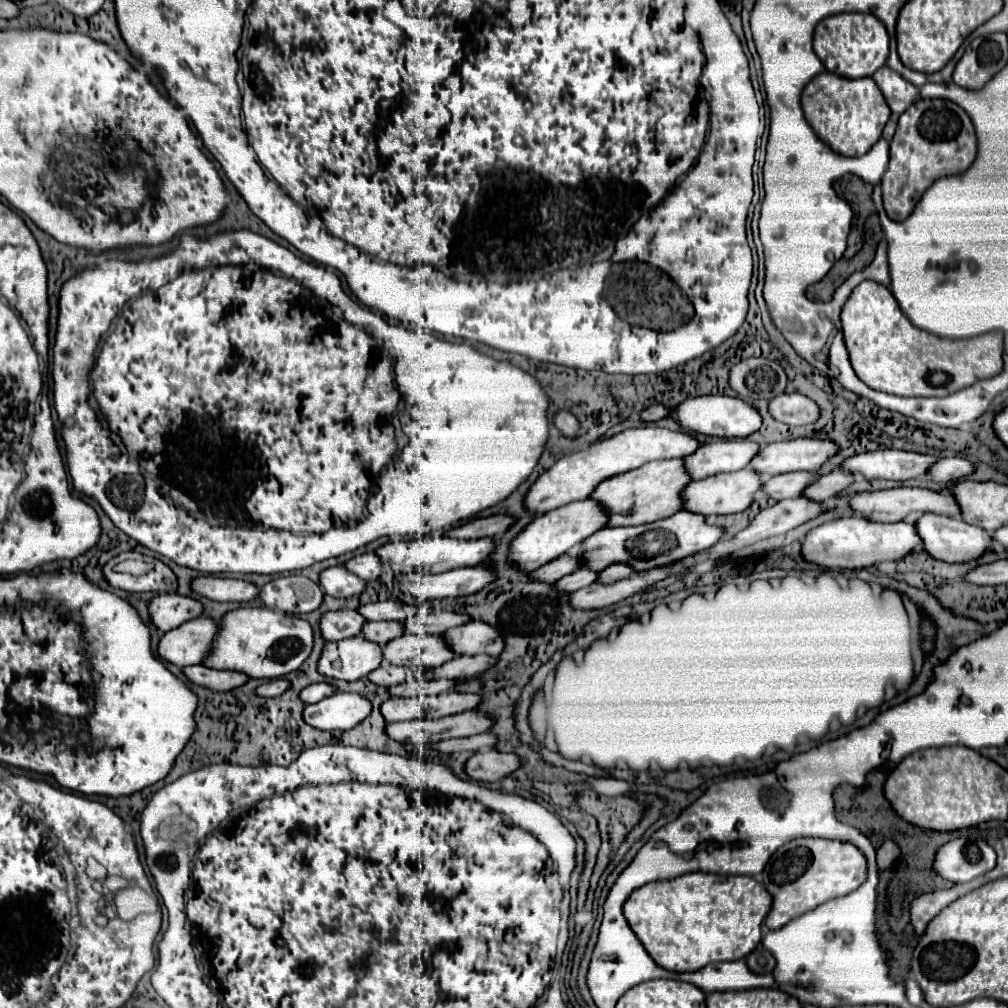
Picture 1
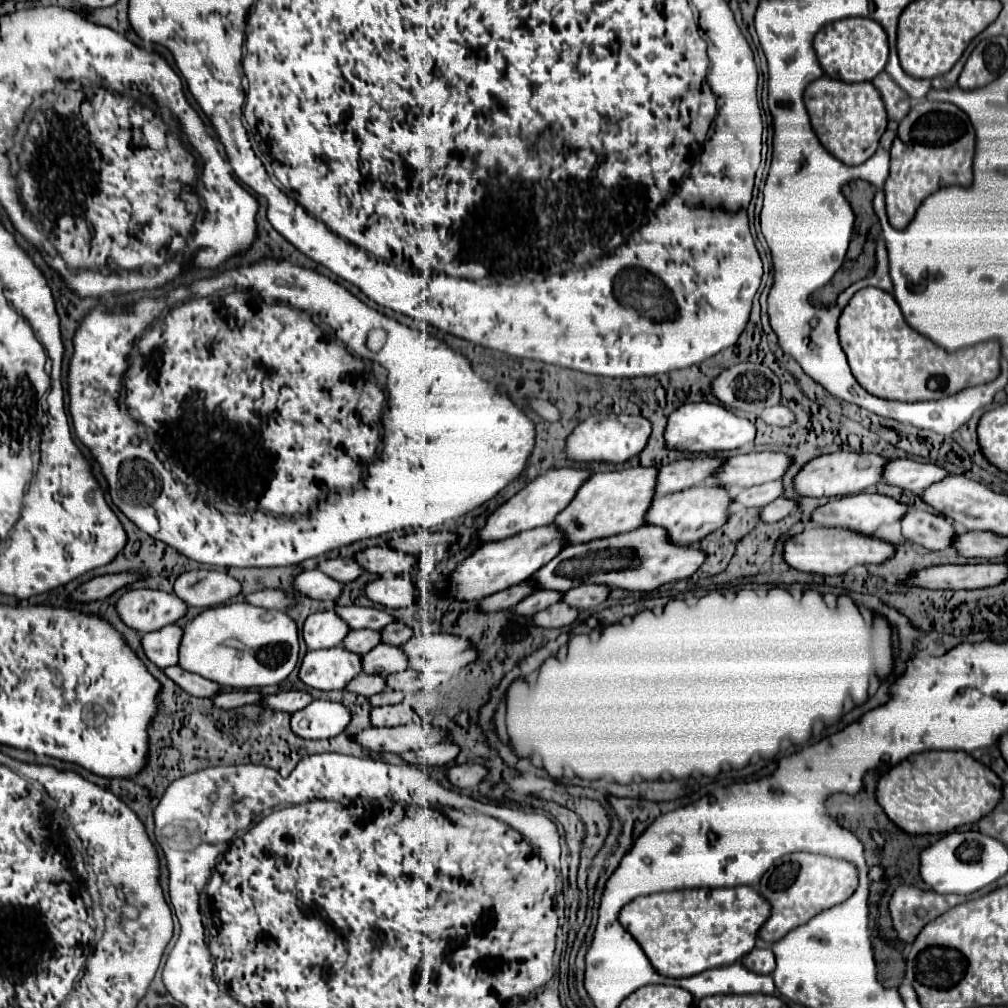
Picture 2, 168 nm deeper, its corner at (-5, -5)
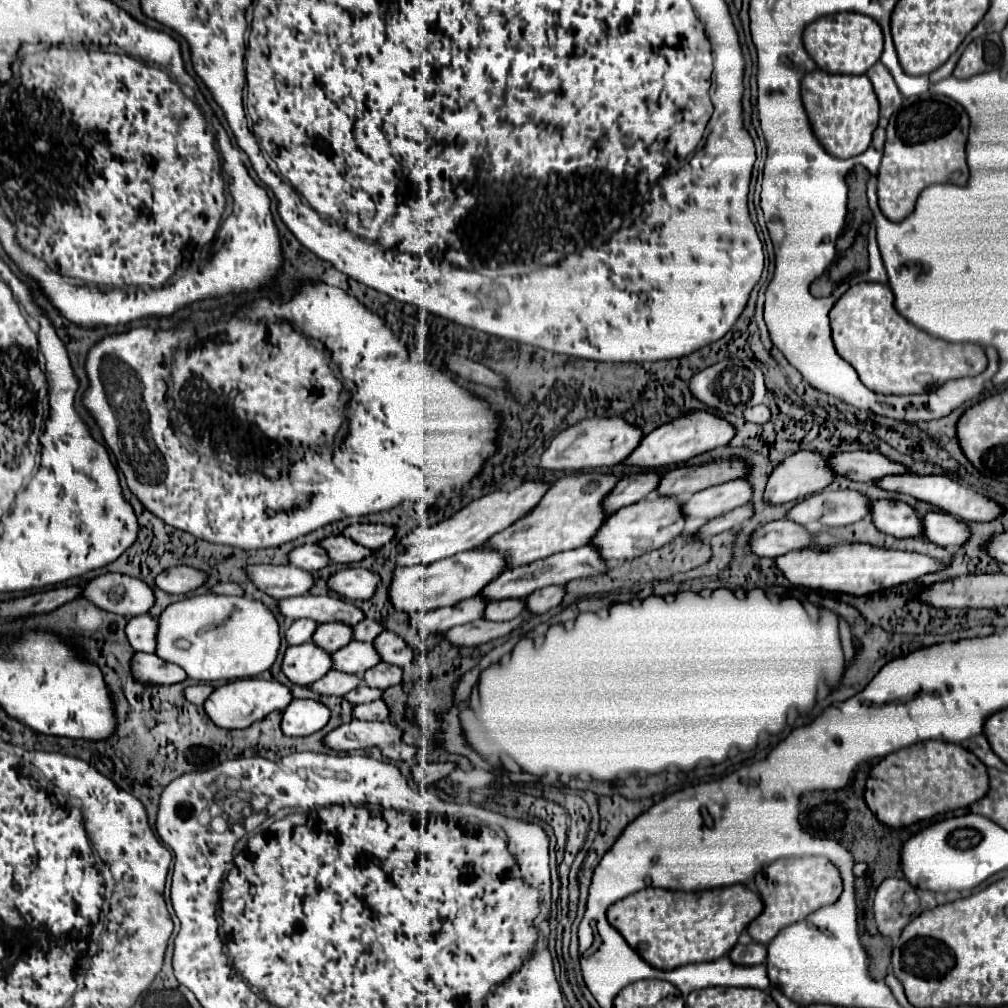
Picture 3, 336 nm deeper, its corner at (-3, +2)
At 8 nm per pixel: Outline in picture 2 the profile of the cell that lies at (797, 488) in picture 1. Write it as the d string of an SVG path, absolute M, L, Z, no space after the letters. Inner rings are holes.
M771 481L771 483L763 483L763 485L757 485L757 487L749 487L749 489L743 489L739 491L735 497L733 497L733 503L741 503L743 507L763 507L771 501L775 501L777 497L781 497L783 493L783 487L781 487L781 481Z

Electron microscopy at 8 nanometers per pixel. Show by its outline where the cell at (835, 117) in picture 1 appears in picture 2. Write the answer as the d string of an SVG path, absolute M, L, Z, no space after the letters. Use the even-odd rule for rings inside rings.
M823 75L817 81L809 83L809 87L805 89L805 107L811 117L813 131L817 133L821 145L845 165L861 165L863 161L867 161L877 151L879 139L887 129L887 111L873 83L845 83L845 81L837 81L837 79Z

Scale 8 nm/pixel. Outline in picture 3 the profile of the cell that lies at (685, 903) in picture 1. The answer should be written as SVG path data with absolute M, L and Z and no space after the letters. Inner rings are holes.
M745 884L703 892L645 888L615 902L607 910L607 920L645 962L659 970L673 970L683 964L709 962L725 956L761 912L763 900Z

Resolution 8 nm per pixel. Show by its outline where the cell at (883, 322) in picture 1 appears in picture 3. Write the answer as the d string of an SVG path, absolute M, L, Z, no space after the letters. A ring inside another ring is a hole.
M861 282L851 286L831 308L829 318L839 356L855 368L869 390L879 394L919 394L959 378L955 374L981 374L987 368L983 346L949 344L905 320L897 312L887 284ZM921 374L927 374L927 378L917 378Z

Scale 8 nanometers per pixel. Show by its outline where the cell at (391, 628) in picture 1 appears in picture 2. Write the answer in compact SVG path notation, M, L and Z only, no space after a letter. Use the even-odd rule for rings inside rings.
M359 629L359 631L349 631L349 635L345 635L345 639L343 639L341 645L347 651L355 651L357 655L365 655L365 653L369 653L379 643L381 643L379 631Z

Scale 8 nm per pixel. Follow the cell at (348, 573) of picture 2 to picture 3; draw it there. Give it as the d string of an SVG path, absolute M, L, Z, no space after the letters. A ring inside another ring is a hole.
M305 544L301 548L295 548L289 554L289 560L291 560L291 564L295 564L307 572L317 572L317 570L329 566L329 562L331 562L329 554L323 548L319 548L317 544Z

